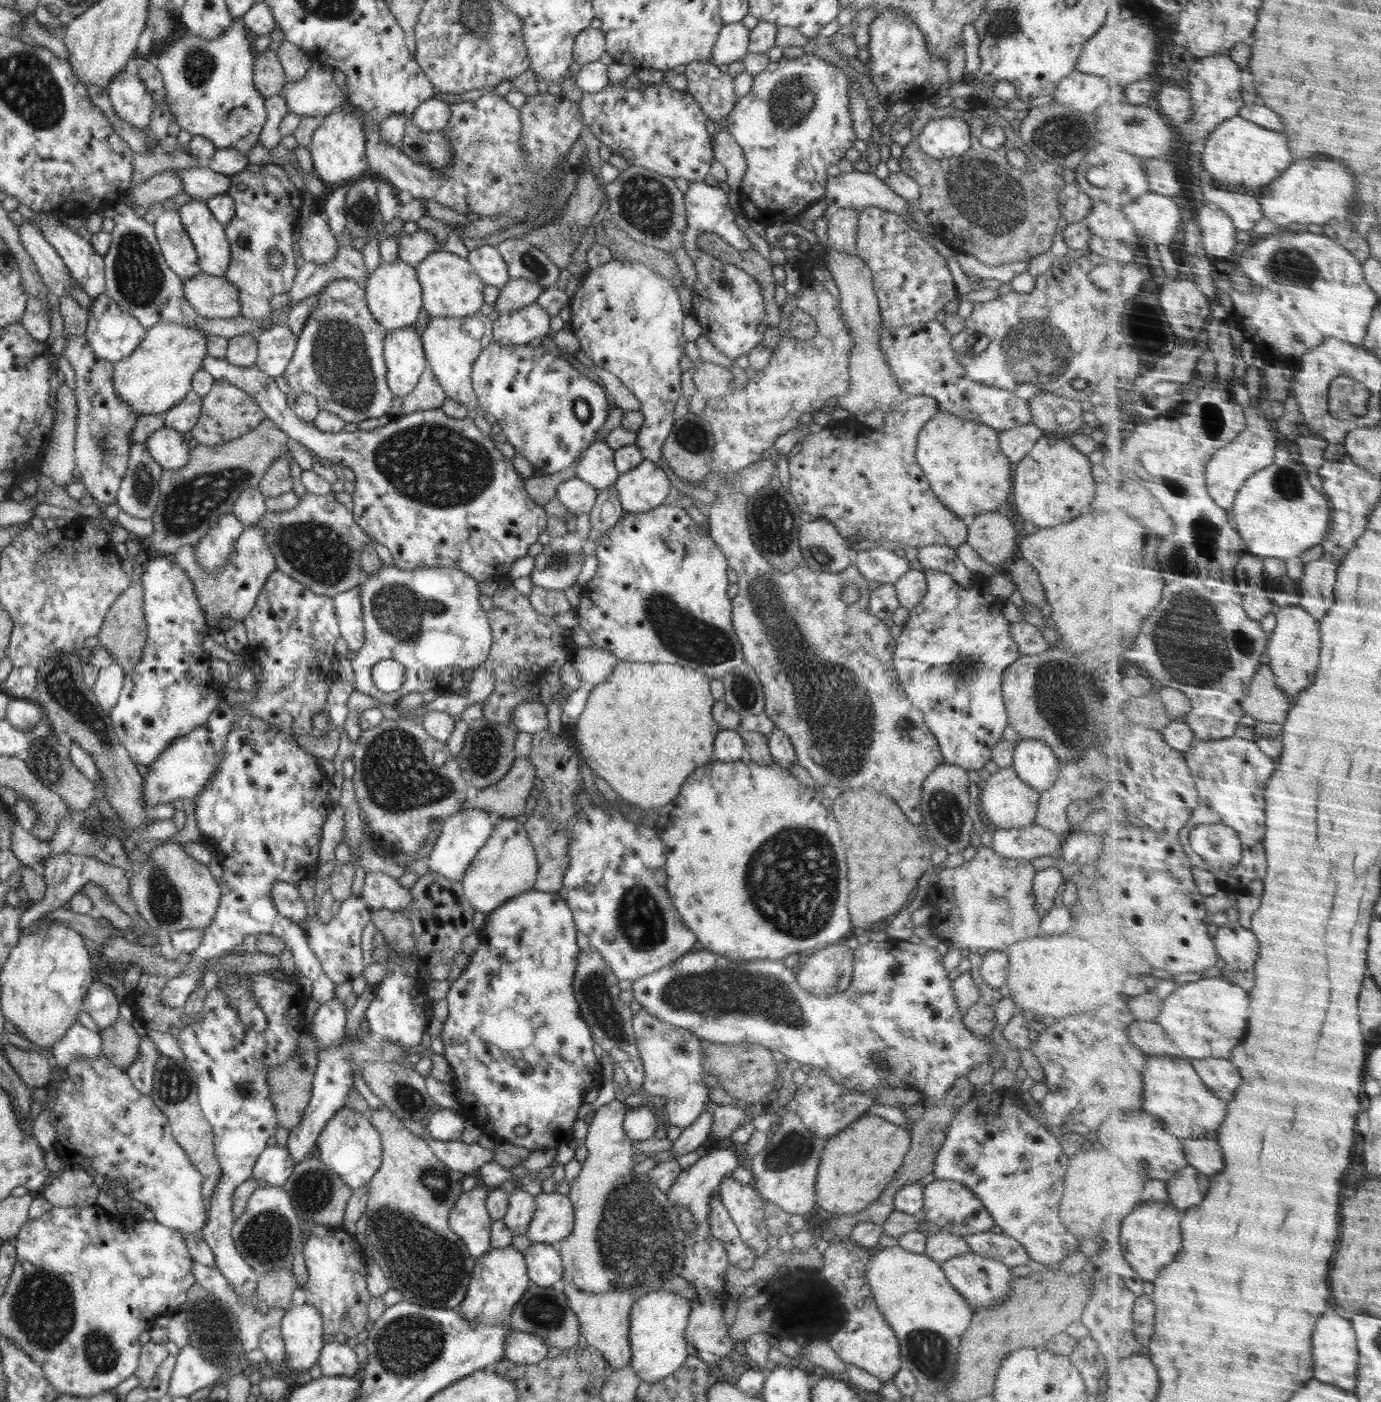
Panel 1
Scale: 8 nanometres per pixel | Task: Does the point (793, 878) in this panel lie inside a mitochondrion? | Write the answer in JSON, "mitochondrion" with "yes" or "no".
{"mitochondrion":"yes"}

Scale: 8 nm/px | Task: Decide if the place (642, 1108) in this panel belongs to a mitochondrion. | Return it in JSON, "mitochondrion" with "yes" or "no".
{"mitochondrion":"no"}

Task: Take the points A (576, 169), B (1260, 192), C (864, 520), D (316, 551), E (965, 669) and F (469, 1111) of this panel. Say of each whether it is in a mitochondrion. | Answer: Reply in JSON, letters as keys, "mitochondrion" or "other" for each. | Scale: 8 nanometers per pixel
{"A":"other","B":"other","C":"other","D":"mitochondrion","E":"mitochondrion","F":"other"}

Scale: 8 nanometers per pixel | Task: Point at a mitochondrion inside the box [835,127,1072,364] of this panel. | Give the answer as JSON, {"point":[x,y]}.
{"point":[981,192]}

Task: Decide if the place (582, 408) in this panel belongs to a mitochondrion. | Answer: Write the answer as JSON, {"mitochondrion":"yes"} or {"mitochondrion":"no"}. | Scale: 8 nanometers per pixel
{"mitochondrion":"yes"}

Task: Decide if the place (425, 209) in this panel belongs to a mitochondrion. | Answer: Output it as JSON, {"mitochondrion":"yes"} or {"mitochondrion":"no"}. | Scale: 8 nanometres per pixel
{"mitochondrion":"no"}

